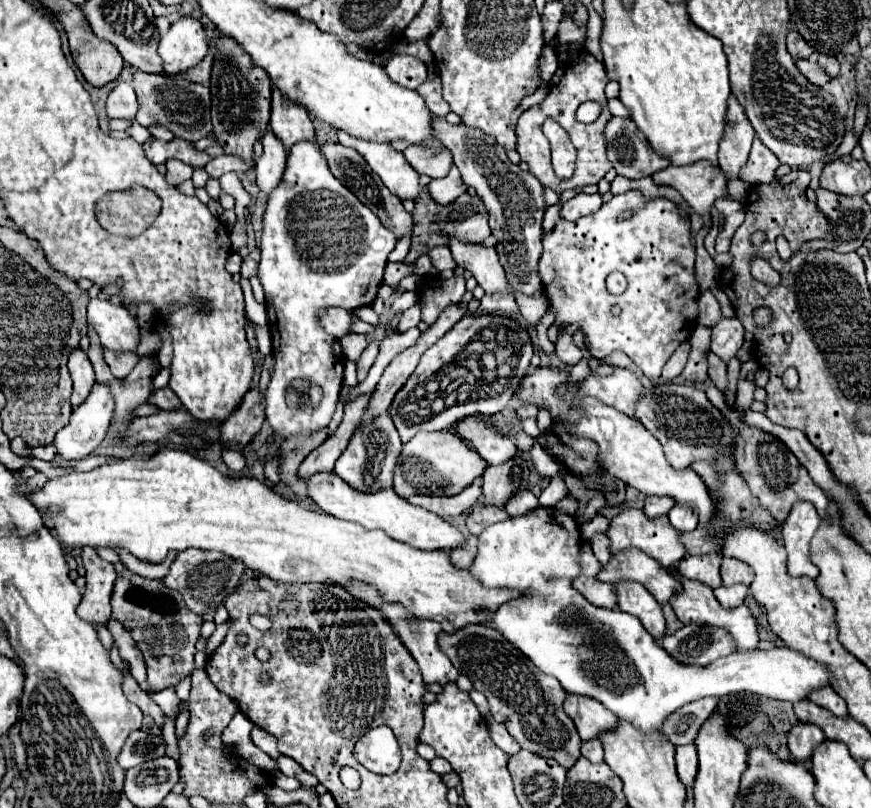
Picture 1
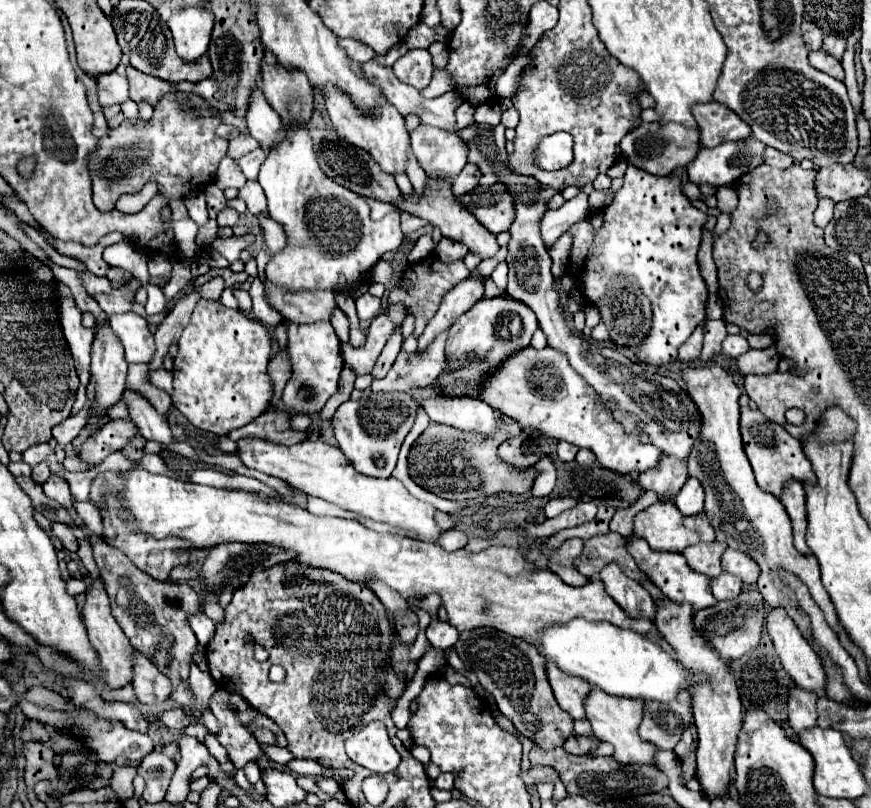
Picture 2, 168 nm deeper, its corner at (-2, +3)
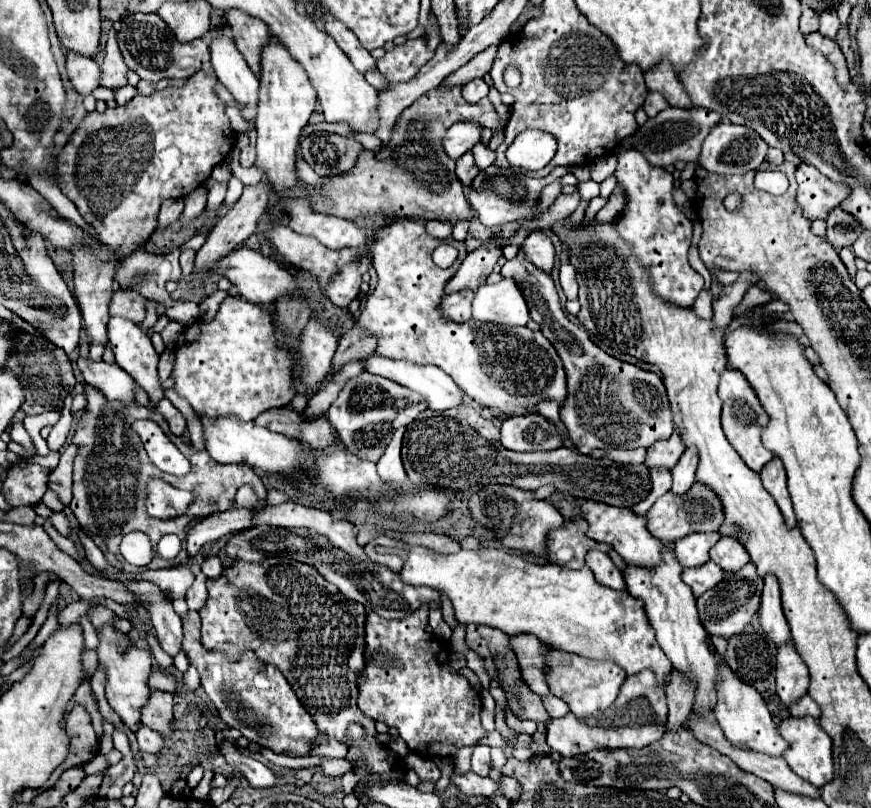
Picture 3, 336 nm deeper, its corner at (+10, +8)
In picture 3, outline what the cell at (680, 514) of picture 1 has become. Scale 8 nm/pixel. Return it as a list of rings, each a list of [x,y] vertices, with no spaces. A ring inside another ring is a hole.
[[[686,449],[684,455],[680,457],[678,465],[672,469],[672,493],[674,495],[684,495],[694,485],[696,465],[698,465],[696,449]]]

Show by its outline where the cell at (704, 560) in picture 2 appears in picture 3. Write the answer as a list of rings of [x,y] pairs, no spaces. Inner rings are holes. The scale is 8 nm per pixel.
[[[692,533],[674,543],[676,559],[682,567],[700,567],[708,561],[710,547],[720,539],[718,533]]]

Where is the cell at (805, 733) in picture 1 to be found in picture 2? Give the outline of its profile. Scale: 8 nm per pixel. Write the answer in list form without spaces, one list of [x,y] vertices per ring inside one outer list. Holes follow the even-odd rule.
[[[798,686],[788,692],[788,722],[794,732],[816,726],[816,700],[816,692],[808,692]]]

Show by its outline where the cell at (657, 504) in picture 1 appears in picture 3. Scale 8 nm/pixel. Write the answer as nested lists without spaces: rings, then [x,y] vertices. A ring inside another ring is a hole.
[[[674,433],[670,439],[666,441],[656,441],[652,447],[648,447],[646,453],[646,461],[644,465],[652,471],[652,469],[674,469],[674,465],[678,463],[680,455],[684,453],[684,443],[680,439],[678,433]]]

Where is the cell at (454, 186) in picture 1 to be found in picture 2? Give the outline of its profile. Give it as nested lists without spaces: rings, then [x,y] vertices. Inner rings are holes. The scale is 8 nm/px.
[[[466,164],[464,170],[454,178],[454,184],[452,184],[452,192],[456,196],[464,196],[468,194],[472,188],[478,186],[478,180],[480,180],[482,172],[476,164]]]

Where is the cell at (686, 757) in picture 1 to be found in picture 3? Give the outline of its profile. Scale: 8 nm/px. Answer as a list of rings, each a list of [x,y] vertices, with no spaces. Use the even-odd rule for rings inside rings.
[[[672,671],[672,681],[666,685],[666,697],[668,697],[668,729],[678,729],[684,725],[684,721],[690,715],[692,709],[692,687],[688,681]]]

